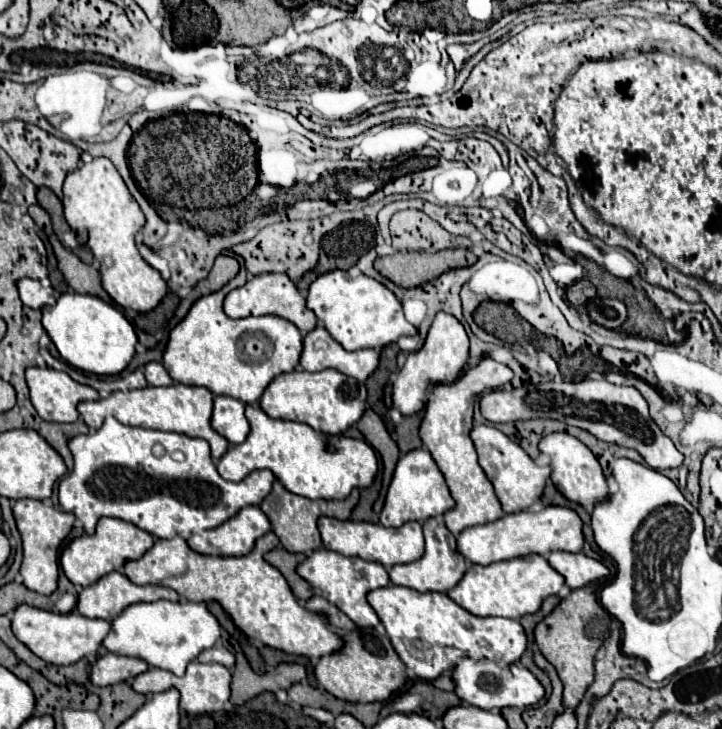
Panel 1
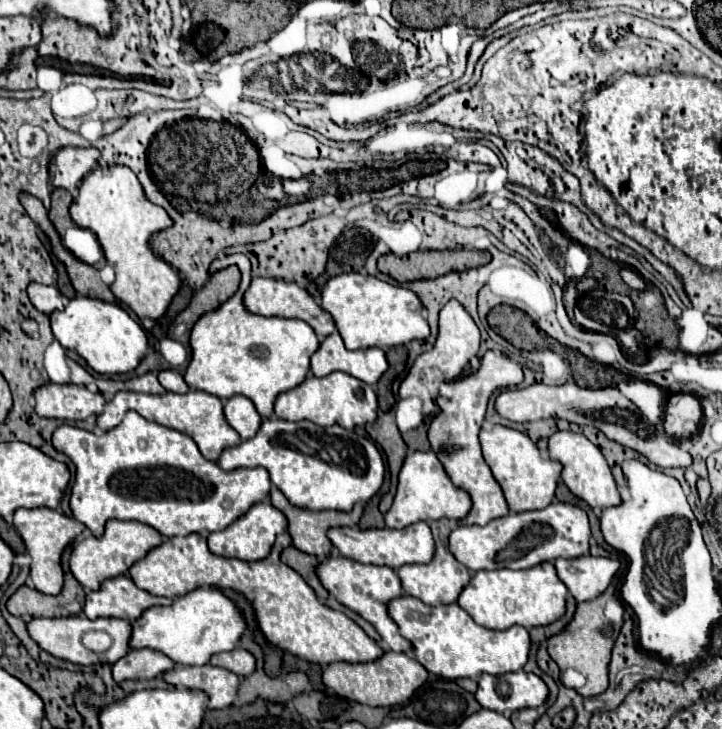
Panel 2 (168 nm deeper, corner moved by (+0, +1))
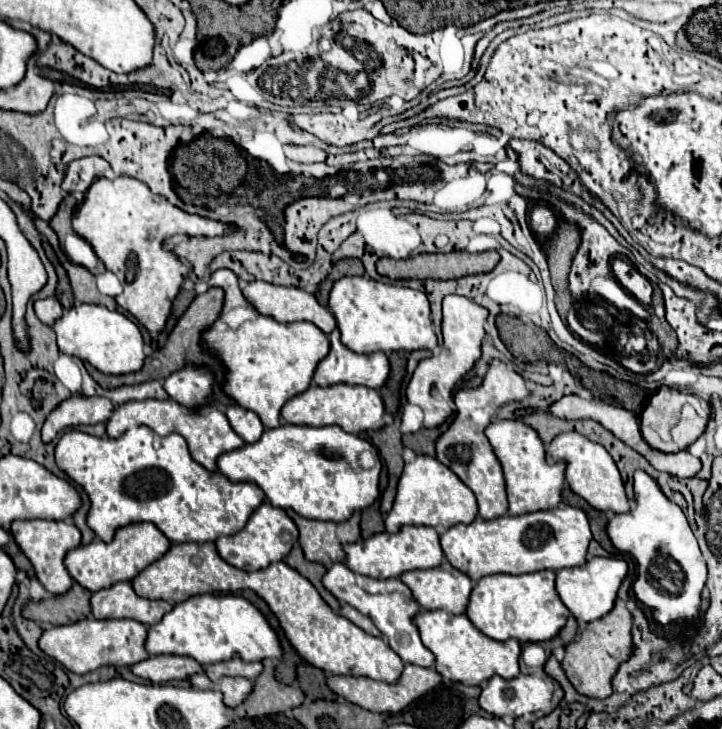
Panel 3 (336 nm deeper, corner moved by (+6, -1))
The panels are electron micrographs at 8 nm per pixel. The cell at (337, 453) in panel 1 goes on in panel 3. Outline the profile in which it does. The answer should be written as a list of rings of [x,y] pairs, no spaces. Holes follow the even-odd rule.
[[[280,425],[276,429],[266,429],[262,439],[250,445],[244,445],[240,449],[234,449],[230,453],[222,453],[218,457],[218,469],[222,475],[226,475],[230,481],[250,481],[256,483],[268,497],[268,501],[274,507],[280,509],[294,509],[298,515],[306,519],[318,519],[318,521],[348,521],[354,511],[370,507],[379,497],[378,473],[376,469],[362,469],[358,465],[358,455],[366,449],[372,449],[372,445],[366,439],[360,439],[358,435],[350,435],[342,431],[338,425],[326,425],[326,427],[306,427],[306,425]]]

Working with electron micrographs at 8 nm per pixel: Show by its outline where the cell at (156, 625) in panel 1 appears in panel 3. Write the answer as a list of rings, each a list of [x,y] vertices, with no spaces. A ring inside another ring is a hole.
[[[194,595],[174,605],[160,623],[150,625],[146,649],[150,655],[188,655],[202,665],[228,661],[240,655],[242,661],[282,659],[282,645],[266,617],[238,595]]]

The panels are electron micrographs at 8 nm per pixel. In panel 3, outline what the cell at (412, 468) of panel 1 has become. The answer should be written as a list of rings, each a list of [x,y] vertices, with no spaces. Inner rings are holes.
[[[418,455],[412,463],[404,465],[398,481],[398,495],[392,511],[386,517],[386,531],[396,533],[404,525],[428,525],[428,527],[454,527],[458,523],[472,523],[478,515],[478,503],[474,493],[436,457]]]

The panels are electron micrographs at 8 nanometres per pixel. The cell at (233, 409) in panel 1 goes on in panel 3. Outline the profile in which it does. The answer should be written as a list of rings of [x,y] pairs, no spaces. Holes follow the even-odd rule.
[[[238,405],[228,407],[226,417],[228,417],[232,429],[234,429],[246,443],[256,443],[256,441],[262,437],[262,433],[264,433],[264,425],[262,425],[260,417],[258,417],[256,413],[252,413],[252,411],[244,409],[244,407],[238,407]]]

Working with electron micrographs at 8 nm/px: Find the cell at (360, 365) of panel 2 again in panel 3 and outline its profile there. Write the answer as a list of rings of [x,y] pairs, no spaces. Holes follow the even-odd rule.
[[[340,331],[330,333],[330,353],[320,361],[314,373],[314,383],[330,387],[338,383],[364,385],[380,389],[390,373],[390,361],[384,353],[358,355],[340,343]]]

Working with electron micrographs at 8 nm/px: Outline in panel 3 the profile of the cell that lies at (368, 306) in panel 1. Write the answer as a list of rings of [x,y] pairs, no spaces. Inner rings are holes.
[[[368,275],[342,277],[334,283],[328,305],[338,321],[342,343],[354,353],[390,353],[416,349],[432,351],[438,345],[436,333],[432,329],[430,303],[422,291],[380,283]]]

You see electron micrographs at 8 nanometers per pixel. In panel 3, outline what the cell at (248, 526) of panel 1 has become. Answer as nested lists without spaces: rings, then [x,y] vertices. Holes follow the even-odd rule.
[[[262,503],[252,517],[248,519],[246,527],[234,535],[228,537],[220,537],[216,541],[218,553],[224,561],[228,561],[230,565],[244,569],[244,571],[256,571],[256,569],[264,569],[274,561],[284,561],[286,555],[290,553],[292,545],[298,541],[298,527],[296,523],[286,515],[284,509],[278,509],[270,503]]]

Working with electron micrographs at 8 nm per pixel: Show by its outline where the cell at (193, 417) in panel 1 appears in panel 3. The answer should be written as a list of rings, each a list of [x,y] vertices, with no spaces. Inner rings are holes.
[[[170,399],[168,401],[128,401],[124,405],[118,405],[112,417],[108,419],[106,429],[108,429],[108,437],[118,439],[128,427],[140,427],[140,425],[150,427],[160,437],[170,433],[180,433],[190,447],[192,459],[202,467],[206,467],[208,471],[218,471],[216,459],[222,453],[228,453],[232,449],[240,449],[242,445],[246,445],[244,439],[230,427],[226,415],[220,413],[214,405],[206,405],[200,411],[190,411]]]

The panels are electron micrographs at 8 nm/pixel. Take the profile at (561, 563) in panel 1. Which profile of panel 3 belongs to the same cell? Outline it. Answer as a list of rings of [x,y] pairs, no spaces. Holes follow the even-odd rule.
[[[588,557],[586,565],[560,569],[556,575],[556,591],[562,599],[562,603],[570,609],[570,613],[576,617],[578,625],[586,625],[590,621],[596,621],[612,611],[618,589],[628,575],[628,563],[624,559],[614,557]]]

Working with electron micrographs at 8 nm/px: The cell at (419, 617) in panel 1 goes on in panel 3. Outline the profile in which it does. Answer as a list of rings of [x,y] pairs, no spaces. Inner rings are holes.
[[[422,609],[416,615],[416,627],[420,629],[422,643],[436,655],[436,671],[450,681],[466,683],[466,685],[482,685],[490,677],[498,675],[504,679],[512,679],[520,673],[520,643],[512,641],[494,641],[480,633],[466,615],[454,615],[448,611],[426,611]]]

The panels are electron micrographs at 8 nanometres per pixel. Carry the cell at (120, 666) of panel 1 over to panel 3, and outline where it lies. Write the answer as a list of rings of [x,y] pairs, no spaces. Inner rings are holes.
[[[156,655],[146,661],[132,665],[132,673],[148,679],[152,683],[166,683],[166,681],[184,681],[194,673],[202,673],[204,667],[194,661],[192,657],[178,657],[178,655]]]

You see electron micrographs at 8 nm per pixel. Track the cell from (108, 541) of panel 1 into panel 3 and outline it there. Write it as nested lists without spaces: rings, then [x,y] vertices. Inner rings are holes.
[[[134,523],[134,525],[126,525],[124,529],[118,529],[112,543],[104,543],[104,541],[96,539],[88,545],[80,545],[80,547],[72,549],[66,555],[64,563],[76,583],[80,583],[84,589],[96,593],[96,591],[112,587],[118,581],[132,581],[150,563],[160,559],[170,547],[172,547],[170,539],[156,525]]]

